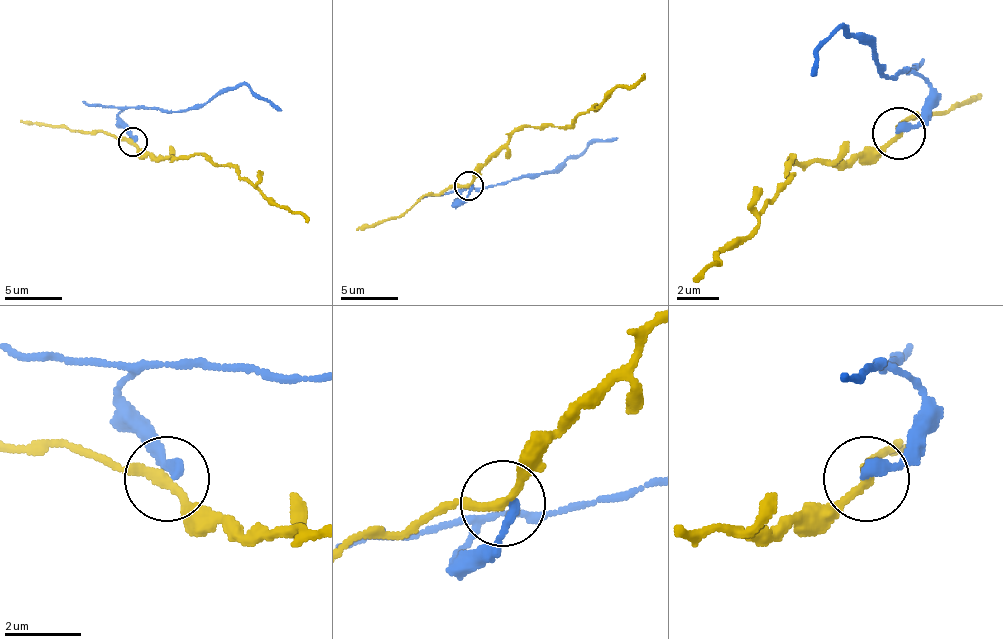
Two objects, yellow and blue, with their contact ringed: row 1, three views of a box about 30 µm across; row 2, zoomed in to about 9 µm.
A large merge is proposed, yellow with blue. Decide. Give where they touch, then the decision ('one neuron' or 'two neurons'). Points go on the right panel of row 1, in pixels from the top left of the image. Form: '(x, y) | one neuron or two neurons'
(899, 133) | two neurons

